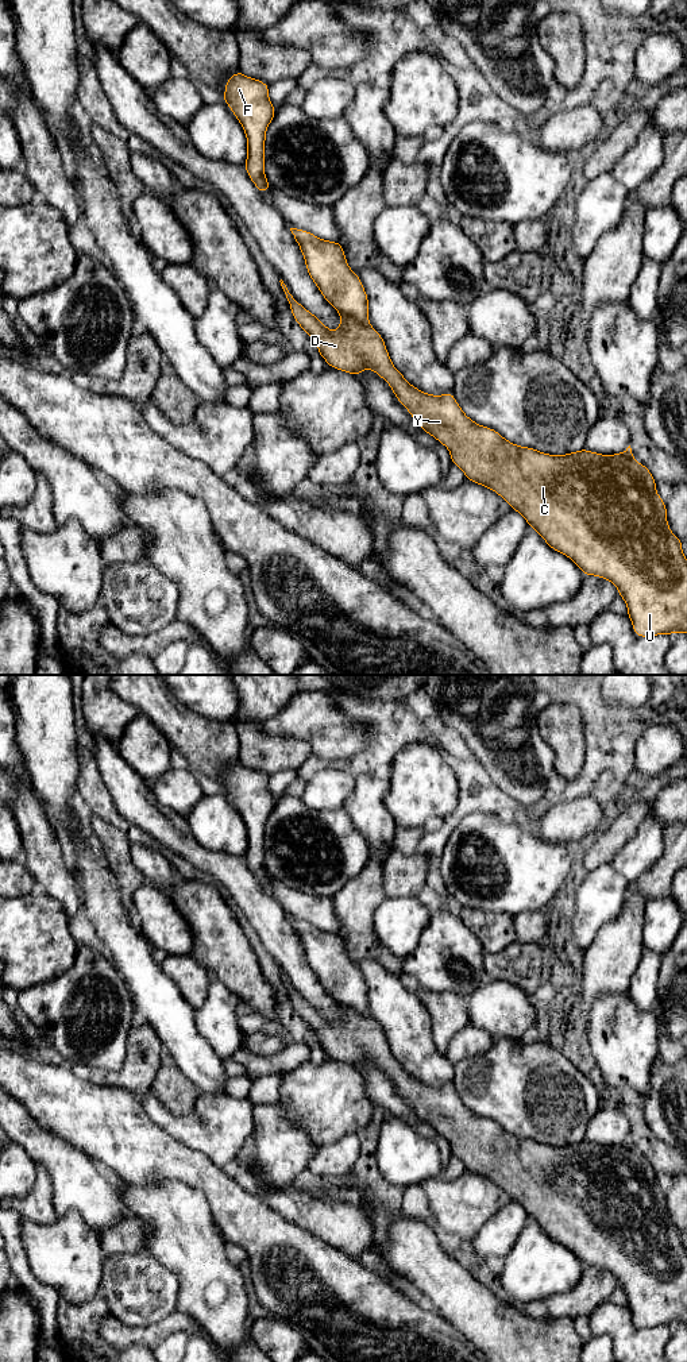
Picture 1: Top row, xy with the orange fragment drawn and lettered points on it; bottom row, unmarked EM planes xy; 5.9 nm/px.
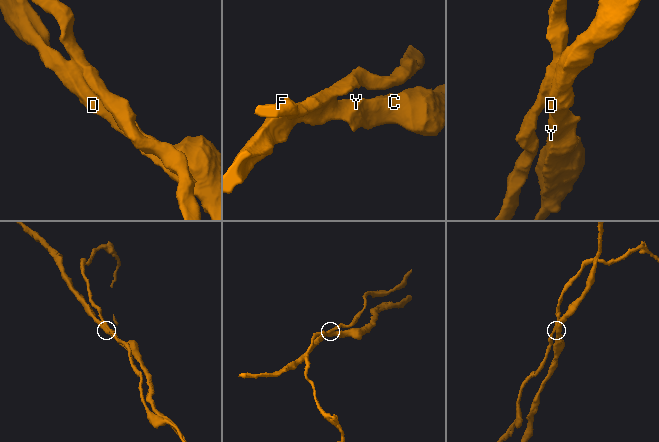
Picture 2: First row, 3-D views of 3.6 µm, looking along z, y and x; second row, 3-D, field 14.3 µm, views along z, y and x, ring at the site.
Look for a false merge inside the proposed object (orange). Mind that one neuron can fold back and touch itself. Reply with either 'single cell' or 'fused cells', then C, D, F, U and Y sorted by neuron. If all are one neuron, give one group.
fused cells; groups C D U Y / F

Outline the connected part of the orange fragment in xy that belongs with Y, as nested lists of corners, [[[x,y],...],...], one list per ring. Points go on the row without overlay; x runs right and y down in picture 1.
[[[282,971],[279,973],[293,1008],[316,1033],[328,1057],[355,1068],[371,1060],[383,1069],[424,1123],[448,1139],[452,1155],[460,1158],[467,1170],[499,1185],[584,1266],[605,1269],[618,1280],[637,1327],[687,1324],[687,1251],[682,1231],[668,1218],[665,1193],[656,1184],[653,1166],[634,1151],[630,1137],[614,1146],[583,1139],[560,1147],[516,1137],[468,1110],[452,1084],[432,1087],[410,1076],[393,1057],[382,1027],[371,1016],[340,1004],[340,1019],[328,1020],[293,989]]]

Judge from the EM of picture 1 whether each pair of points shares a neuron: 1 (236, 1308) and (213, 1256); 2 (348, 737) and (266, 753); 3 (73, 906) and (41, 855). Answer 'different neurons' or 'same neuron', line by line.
1: same neuron
2: different neurons
3: same neuron

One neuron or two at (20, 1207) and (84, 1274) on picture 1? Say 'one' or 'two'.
one

